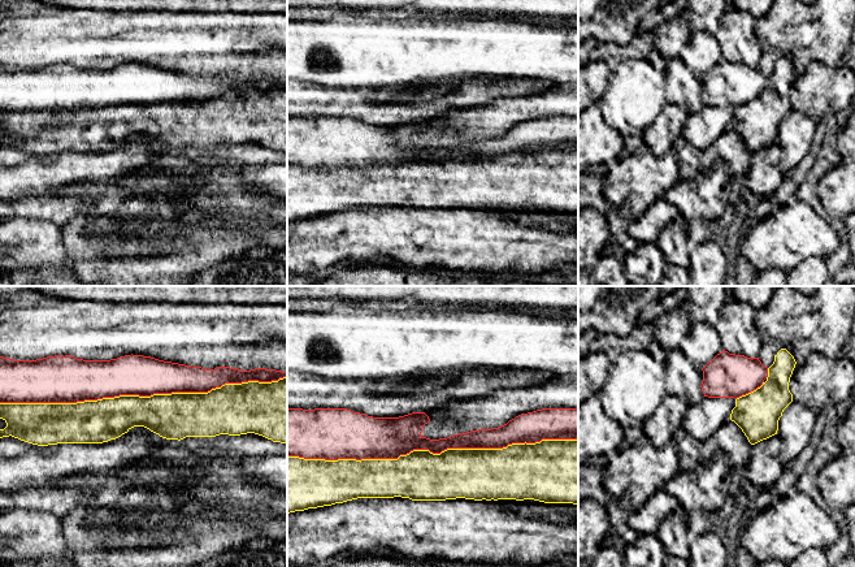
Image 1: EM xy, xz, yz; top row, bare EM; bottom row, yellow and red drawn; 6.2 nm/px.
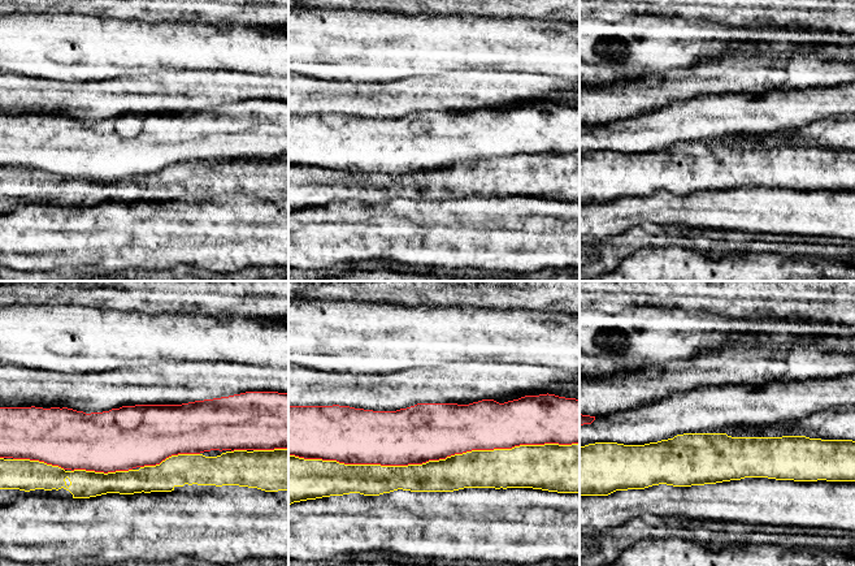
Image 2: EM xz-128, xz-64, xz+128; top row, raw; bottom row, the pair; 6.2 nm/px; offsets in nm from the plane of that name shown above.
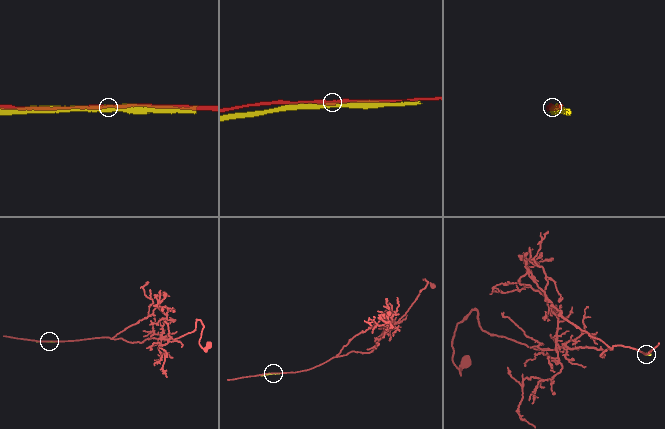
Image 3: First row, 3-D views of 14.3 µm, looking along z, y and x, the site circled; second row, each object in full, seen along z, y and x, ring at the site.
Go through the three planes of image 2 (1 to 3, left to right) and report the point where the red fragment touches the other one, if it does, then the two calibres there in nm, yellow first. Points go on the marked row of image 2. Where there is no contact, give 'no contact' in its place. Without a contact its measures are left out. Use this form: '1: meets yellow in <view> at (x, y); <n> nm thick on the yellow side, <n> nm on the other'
1: meets yellow in xz-128 at (102, 472); 180 nm thick on the yellow side, 380 nm on the other
2: meets yellow in xz-64 at (433, 461); 220 nm thick on the yellow side, 360 nm on the other
3: no contact

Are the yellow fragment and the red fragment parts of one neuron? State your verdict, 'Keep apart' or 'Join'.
Keep apart

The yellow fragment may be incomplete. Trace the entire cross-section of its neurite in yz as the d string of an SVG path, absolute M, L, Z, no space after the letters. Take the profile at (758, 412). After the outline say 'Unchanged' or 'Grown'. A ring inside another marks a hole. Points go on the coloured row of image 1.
M781 349L768 368L767 381L735 399L730 420L742 429L751 445L777 434L778 420L793 402L789 382L795 364L794 356L786 349Z. Unchanged

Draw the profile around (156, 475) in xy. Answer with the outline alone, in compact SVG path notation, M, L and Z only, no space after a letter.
M155 464L140 471L130 469L129 466L116 475L131 480L134 486L151 489L153 486L160 486L174 476L181 476L183 479L198 475L192 471L190 466L169 466L169 464Z

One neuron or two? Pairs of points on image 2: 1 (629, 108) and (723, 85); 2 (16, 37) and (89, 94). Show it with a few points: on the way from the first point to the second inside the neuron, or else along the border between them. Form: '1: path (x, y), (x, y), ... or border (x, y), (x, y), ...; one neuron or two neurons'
1: path (652, 90), (680, 85), (699, 85); one neuron
2: border (43, 78), (64, 82), (103, 81); two neurons

